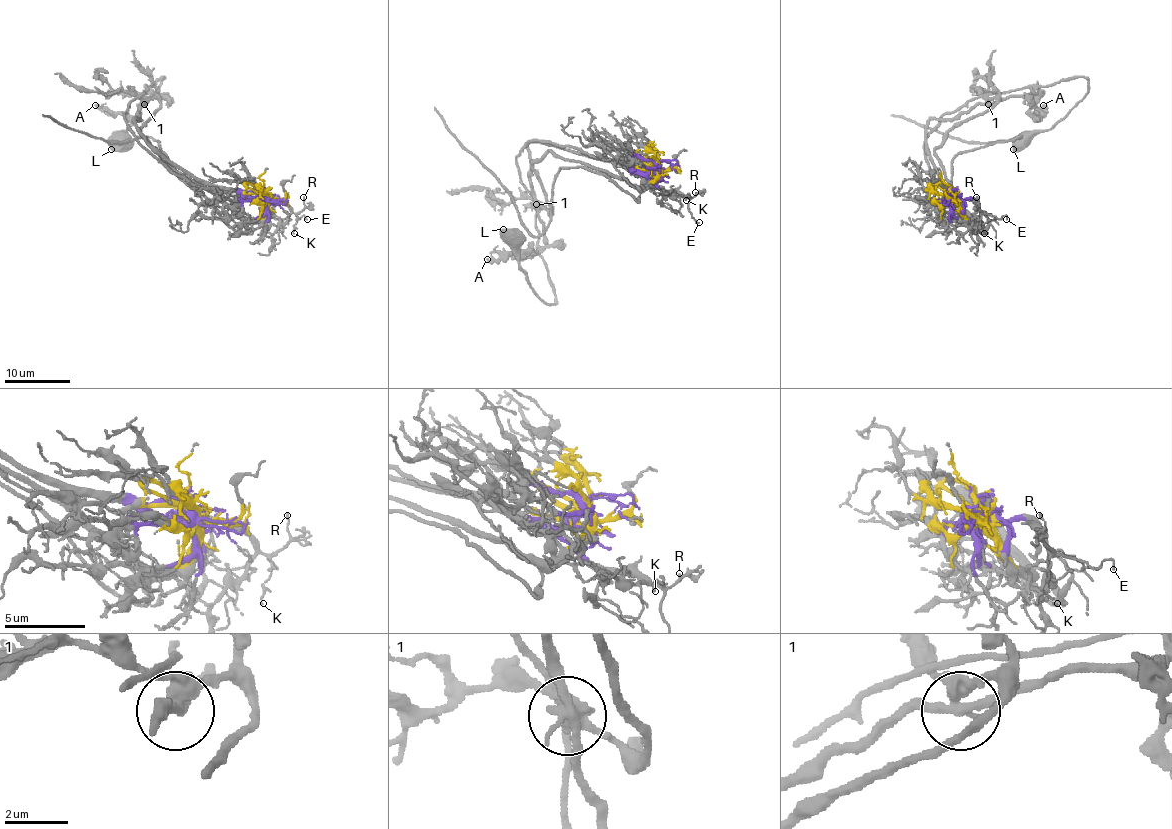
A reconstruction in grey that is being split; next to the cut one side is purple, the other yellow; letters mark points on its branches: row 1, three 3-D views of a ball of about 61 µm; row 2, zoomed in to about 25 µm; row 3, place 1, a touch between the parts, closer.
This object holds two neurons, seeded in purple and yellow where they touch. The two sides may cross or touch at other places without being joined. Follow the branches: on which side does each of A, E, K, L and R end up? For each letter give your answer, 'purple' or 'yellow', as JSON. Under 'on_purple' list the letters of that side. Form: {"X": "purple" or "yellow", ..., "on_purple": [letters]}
{"A": "purple", "E": "purple", "K": "purple", "L": "purple", "R": "purple", "on_purple": ["A", "E", "K", "L", "R"]}

